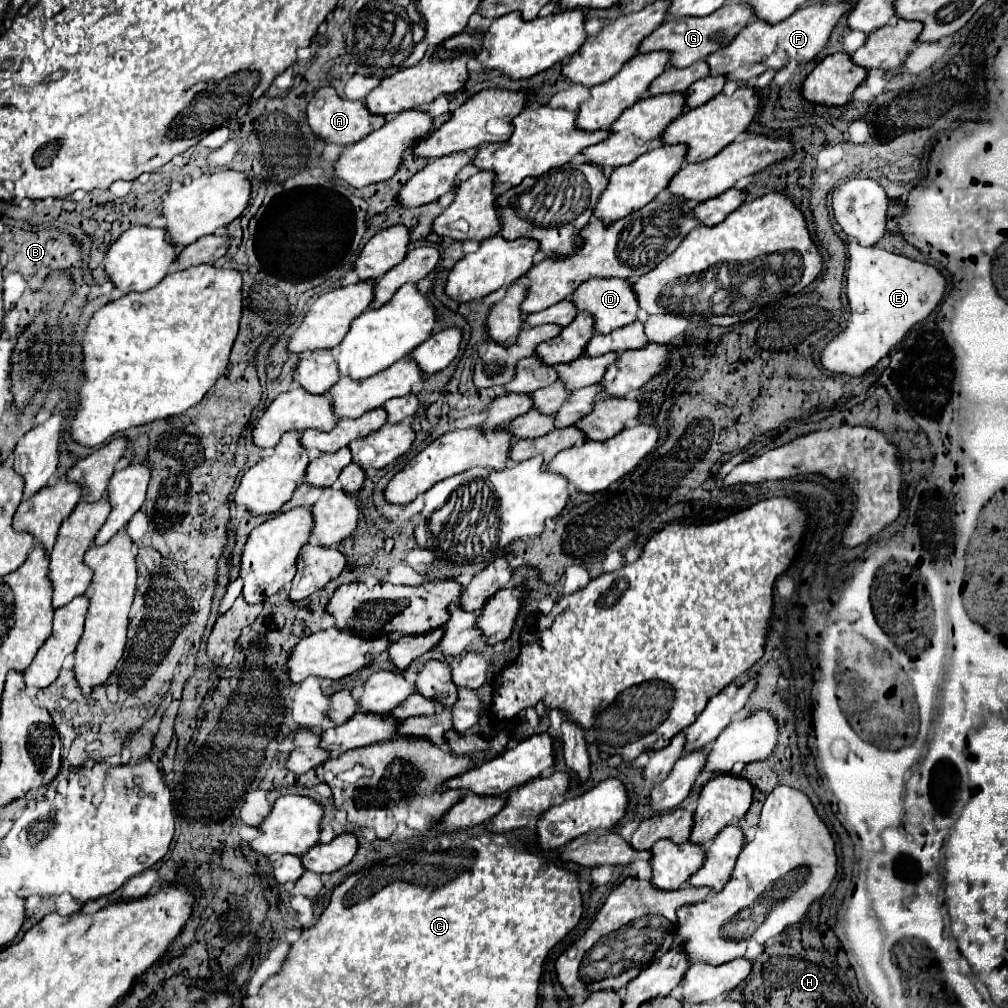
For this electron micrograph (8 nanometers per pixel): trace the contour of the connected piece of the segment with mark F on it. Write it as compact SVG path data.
M814 2L814 4L808 4L800 10L796 10L796 14L792 14L790 18L786 18L778 24L754 20L742 30L742 34L738 34L734 38L734 42L720 48L716 54L708 56L710 74L712 76L724 74L724 76L728 76L728 80L750 82L752 78L756 78L758 74L762 74L768 68L776 68L776 70L784 68L790 60L808 62L818 52L822 52L822 48L830 40L830 34L836 28L836 22L840 20L840 16L850 10L852 10L850 2L836 2L836 4Z

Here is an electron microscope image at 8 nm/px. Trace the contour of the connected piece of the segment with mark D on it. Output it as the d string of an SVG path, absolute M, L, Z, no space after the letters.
M590 278L572 294L572 302L594 314L596 332L602 334L634 322L640 308L632 282L622 278Z

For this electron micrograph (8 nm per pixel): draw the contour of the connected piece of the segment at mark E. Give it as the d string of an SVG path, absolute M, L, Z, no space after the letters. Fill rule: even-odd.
M848 238L848 260L846 296L852 314L846 330L822 350L822 364L834 374L860 376L900 344L914 324L936 310L946 294L946 278L934 266L878 246L864 248L854 238Z

